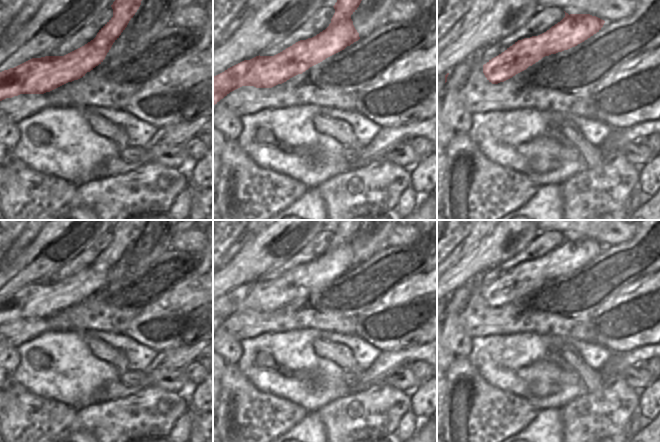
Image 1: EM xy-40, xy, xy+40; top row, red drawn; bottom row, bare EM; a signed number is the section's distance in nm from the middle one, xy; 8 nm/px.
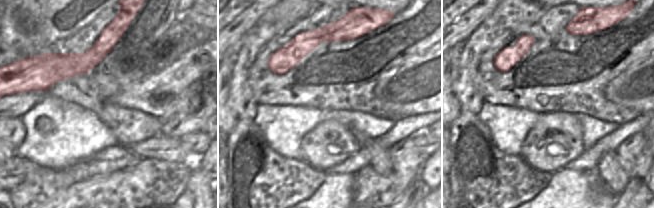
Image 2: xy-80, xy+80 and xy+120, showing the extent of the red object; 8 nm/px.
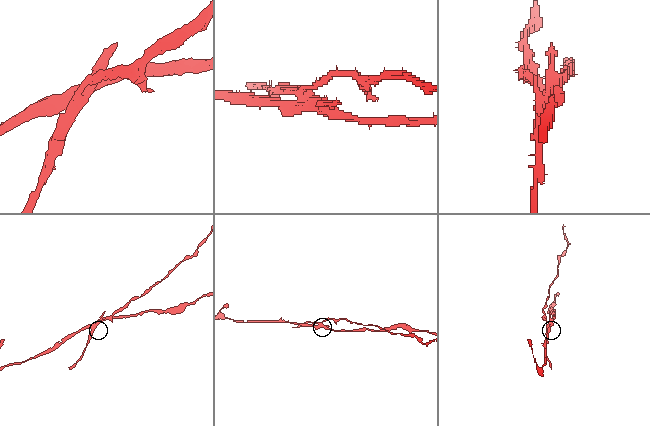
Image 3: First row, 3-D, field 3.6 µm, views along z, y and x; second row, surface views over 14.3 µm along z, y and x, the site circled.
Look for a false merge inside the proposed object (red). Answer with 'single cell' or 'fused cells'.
fused cells

